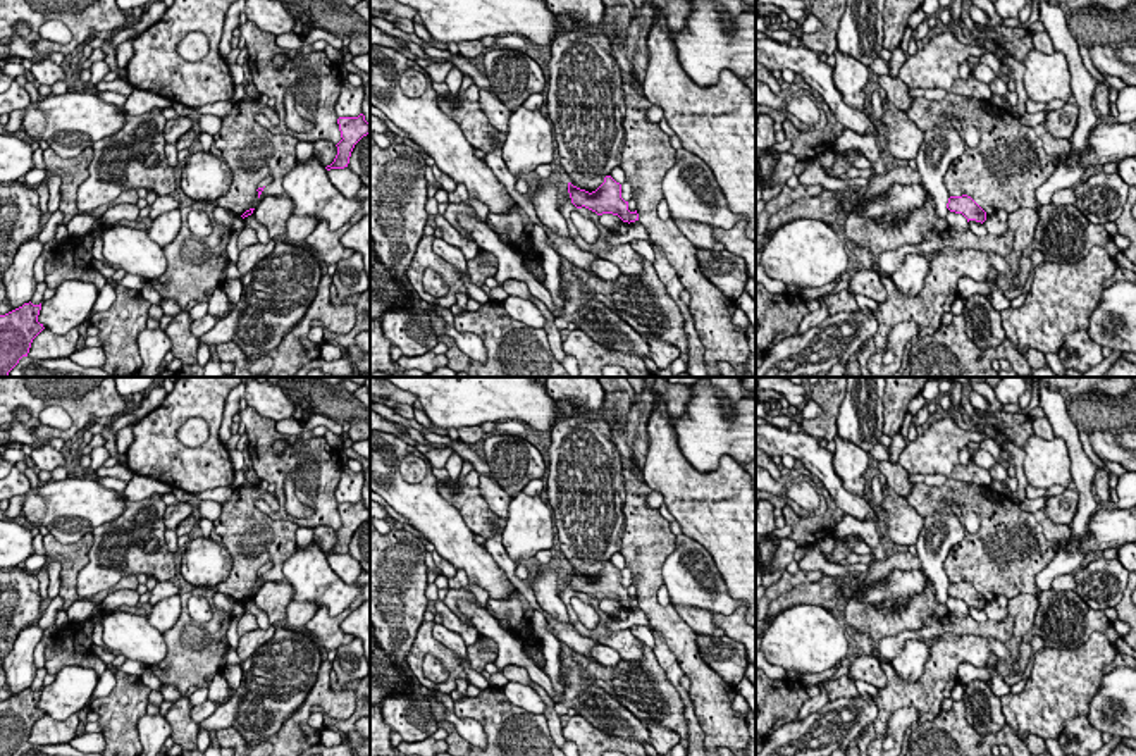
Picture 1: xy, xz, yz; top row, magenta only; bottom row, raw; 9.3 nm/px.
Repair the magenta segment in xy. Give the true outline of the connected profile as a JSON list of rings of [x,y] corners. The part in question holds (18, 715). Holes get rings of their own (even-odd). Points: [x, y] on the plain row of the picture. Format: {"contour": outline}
{"contour": [[[40,691],[22,692],[0,701],[0,756],[12,756],[22,742],[28,742],[33,725],[45,715],[38,708]]]}

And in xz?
{"contour": [[[606,561],[604,568],[592,579],[568,568],[568,579],[577,594],[585,592],[597,601],[613,599],[628,610],[639,606],[637,596],[630,598],[628,587],[621,584],[621,570],[611,561]]]}

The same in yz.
{"contour": [[[967,580],[950,582],[947,594],[950,598],[962,599],[967,608],[976,606],[983,610],[986,606],[986,598]]]}

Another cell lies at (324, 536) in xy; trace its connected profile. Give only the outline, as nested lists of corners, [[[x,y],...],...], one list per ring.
[[[318,525],[313,527],[313,541],[327,553],[337,541],[337,532],[332,527]]]

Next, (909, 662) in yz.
[[[909,639],[904,648],[890,660],[892,670],[904,680],[917,680],[928,660],[928,644],[921,639]]]

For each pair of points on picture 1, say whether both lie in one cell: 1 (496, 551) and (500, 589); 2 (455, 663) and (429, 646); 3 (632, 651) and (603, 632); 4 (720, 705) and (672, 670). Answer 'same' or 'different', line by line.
1: different
2: same
3: same
4: different

